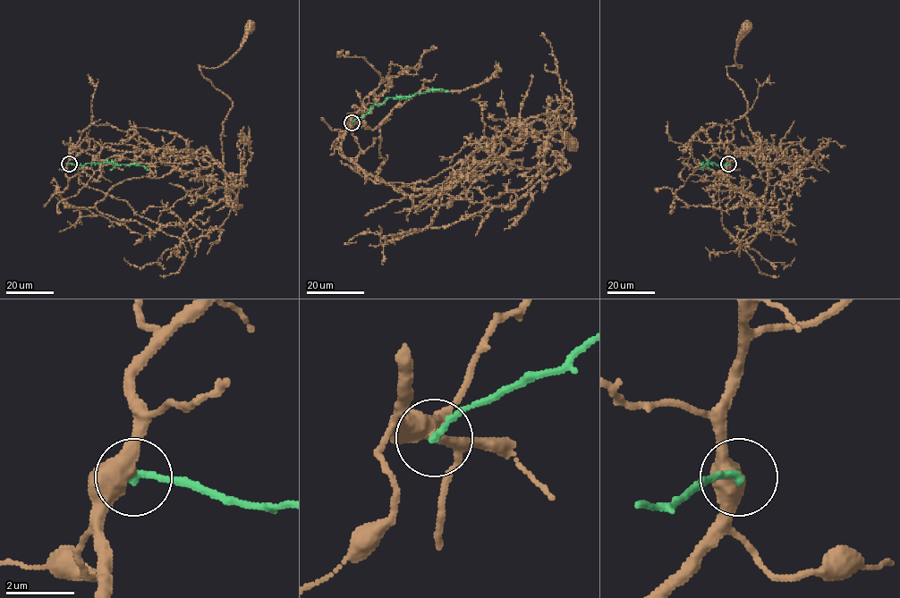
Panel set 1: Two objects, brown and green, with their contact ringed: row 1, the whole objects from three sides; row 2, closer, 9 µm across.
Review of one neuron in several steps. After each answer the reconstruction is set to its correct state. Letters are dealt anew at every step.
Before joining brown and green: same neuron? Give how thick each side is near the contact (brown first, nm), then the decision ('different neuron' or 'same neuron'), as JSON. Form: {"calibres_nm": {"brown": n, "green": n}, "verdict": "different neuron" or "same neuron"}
{"calibres_nm": {"brown": 480, "green": 200}, "verdict": "different neuron"}

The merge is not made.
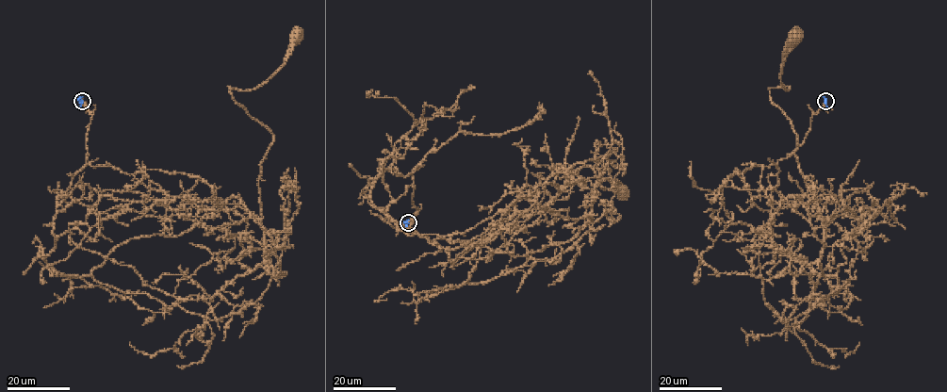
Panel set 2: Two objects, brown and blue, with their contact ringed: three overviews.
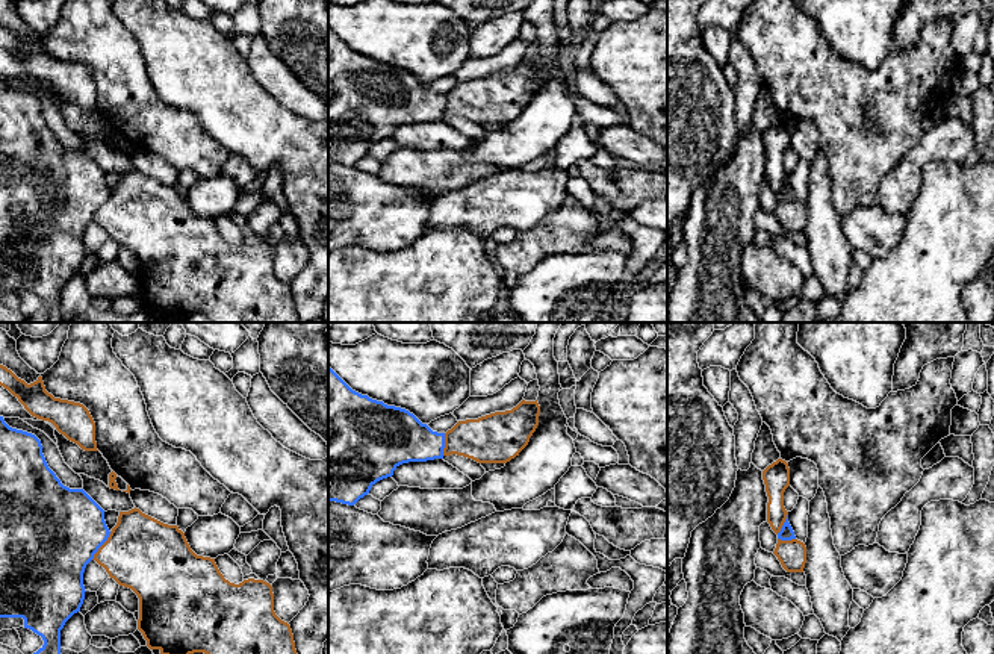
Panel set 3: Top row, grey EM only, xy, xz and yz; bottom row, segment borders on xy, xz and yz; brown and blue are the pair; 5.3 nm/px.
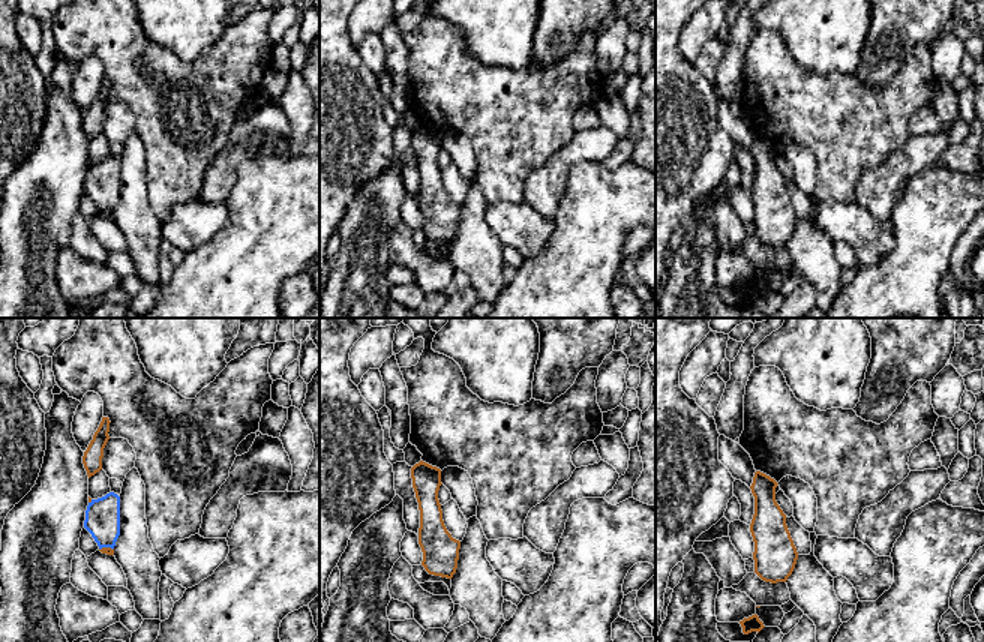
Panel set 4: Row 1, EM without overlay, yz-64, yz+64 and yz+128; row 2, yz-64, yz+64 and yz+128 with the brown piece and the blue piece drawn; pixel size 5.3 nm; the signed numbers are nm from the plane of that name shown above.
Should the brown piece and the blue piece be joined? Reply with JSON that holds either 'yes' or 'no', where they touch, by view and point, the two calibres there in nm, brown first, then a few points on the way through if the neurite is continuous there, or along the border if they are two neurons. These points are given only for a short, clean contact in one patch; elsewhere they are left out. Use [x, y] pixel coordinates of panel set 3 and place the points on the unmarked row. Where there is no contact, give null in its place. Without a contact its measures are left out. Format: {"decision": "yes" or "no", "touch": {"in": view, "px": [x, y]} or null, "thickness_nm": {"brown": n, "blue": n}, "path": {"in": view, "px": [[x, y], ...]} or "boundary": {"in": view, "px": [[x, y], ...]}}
{"decision": "no", "touch": {"in": "xy", "px": [102, 206]}, "thickness_nm": {"brown": 400, "blue": 460}, "boundary": {"in": "xy", "px": [[111, 193], [91, 220]]}}

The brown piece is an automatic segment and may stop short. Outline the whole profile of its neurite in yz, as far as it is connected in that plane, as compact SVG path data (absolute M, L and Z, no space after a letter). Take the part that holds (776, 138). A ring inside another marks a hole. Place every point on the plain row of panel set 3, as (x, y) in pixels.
M778 120L763 132L763 141L769 157L767 183L778 195L788 176L784 168L784 153L790 147L788 124L782 120Z

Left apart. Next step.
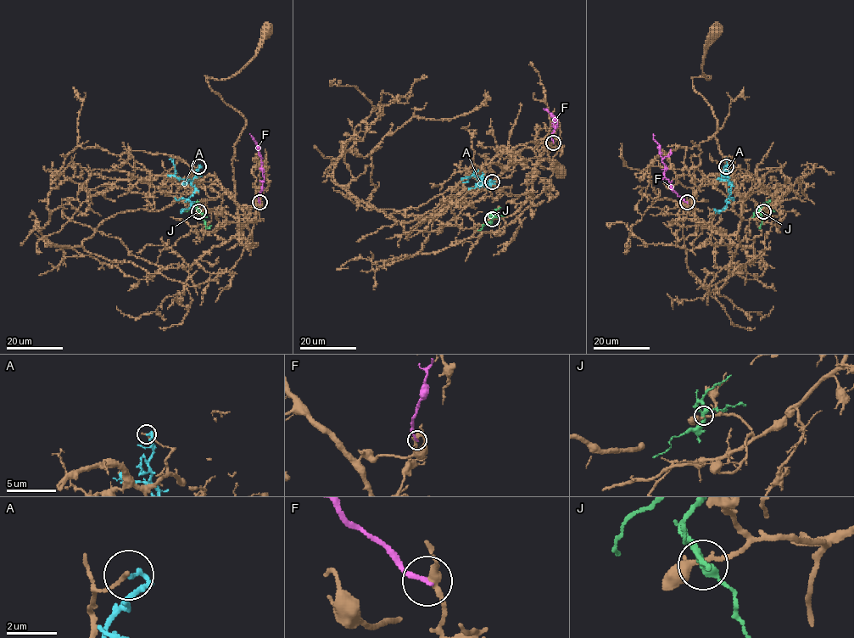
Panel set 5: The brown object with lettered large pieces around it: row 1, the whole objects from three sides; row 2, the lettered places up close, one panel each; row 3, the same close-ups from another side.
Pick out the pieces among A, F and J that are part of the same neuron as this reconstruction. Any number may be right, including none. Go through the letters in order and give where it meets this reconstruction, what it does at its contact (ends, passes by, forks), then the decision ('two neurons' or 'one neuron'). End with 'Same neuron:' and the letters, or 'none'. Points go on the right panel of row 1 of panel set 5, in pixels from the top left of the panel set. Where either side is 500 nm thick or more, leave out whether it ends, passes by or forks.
A: contact (726, 166); it ends; two neurons
F: contact (687, 202); it ends; two neurons
J: contact (763, 211); it passes by; two neurons
Same neuron: none

